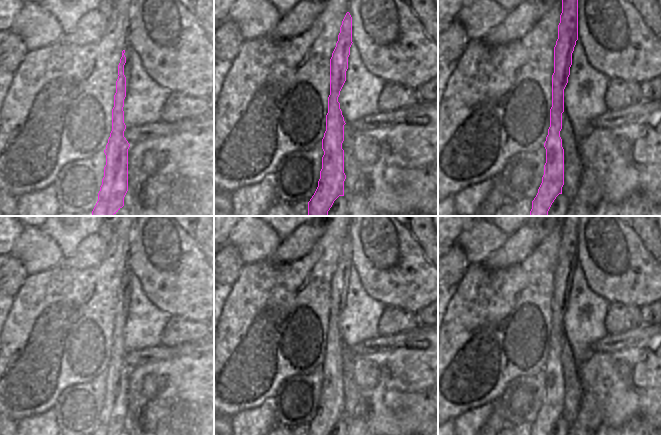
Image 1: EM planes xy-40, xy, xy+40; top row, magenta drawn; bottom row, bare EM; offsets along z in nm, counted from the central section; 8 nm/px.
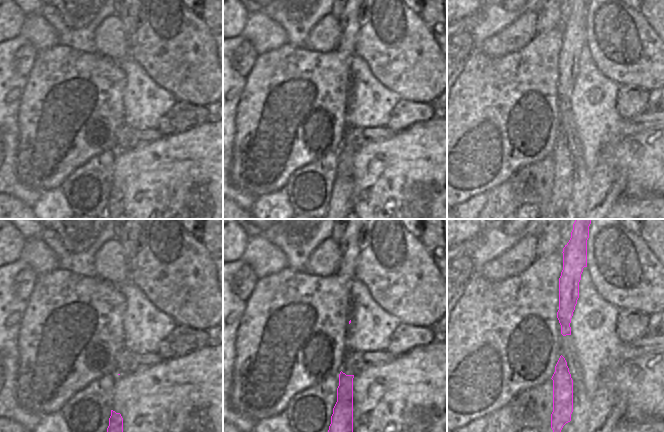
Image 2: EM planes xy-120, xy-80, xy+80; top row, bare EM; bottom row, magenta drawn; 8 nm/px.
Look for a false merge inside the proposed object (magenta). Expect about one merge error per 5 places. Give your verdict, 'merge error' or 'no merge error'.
no merge error

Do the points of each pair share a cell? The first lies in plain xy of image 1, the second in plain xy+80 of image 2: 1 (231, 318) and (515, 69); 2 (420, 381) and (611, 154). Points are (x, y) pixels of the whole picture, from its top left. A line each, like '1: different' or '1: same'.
1: same
2: same

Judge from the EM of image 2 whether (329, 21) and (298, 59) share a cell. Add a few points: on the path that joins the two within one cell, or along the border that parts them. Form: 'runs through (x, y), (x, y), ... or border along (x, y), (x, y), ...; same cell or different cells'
border along (304, 47), (320, 52), (330, 52); different cells

